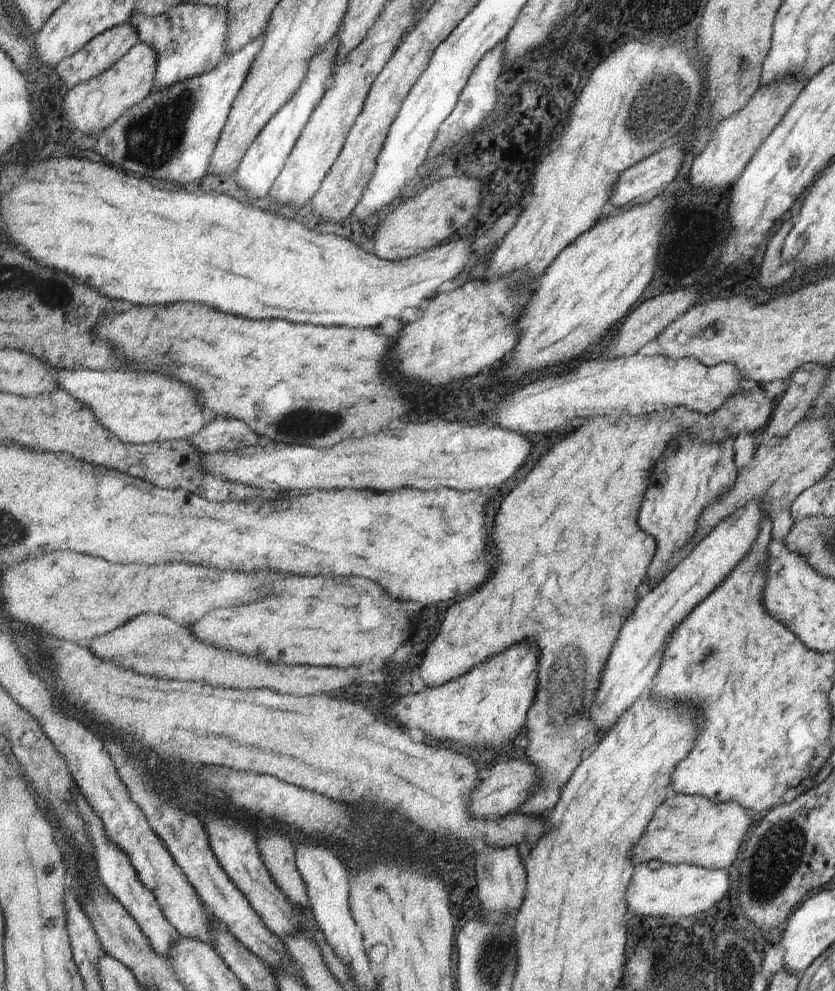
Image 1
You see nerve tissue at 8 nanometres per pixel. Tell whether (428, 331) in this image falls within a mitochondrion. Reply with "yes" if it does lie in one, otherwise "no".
no

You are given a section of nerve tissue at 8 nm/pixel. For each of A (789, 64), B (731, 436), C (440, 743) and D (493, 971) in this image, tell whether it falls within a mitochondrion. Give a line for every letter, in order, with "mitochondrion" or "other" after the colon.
A: other
B: other
C: other
D: mitochondrion

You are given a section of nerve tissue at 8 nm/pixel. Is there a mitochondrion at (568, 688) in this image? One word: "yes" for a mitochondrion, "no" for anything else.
yes

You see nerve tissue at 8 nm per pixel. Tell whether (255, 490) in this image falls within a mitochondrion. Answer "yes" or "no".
no

